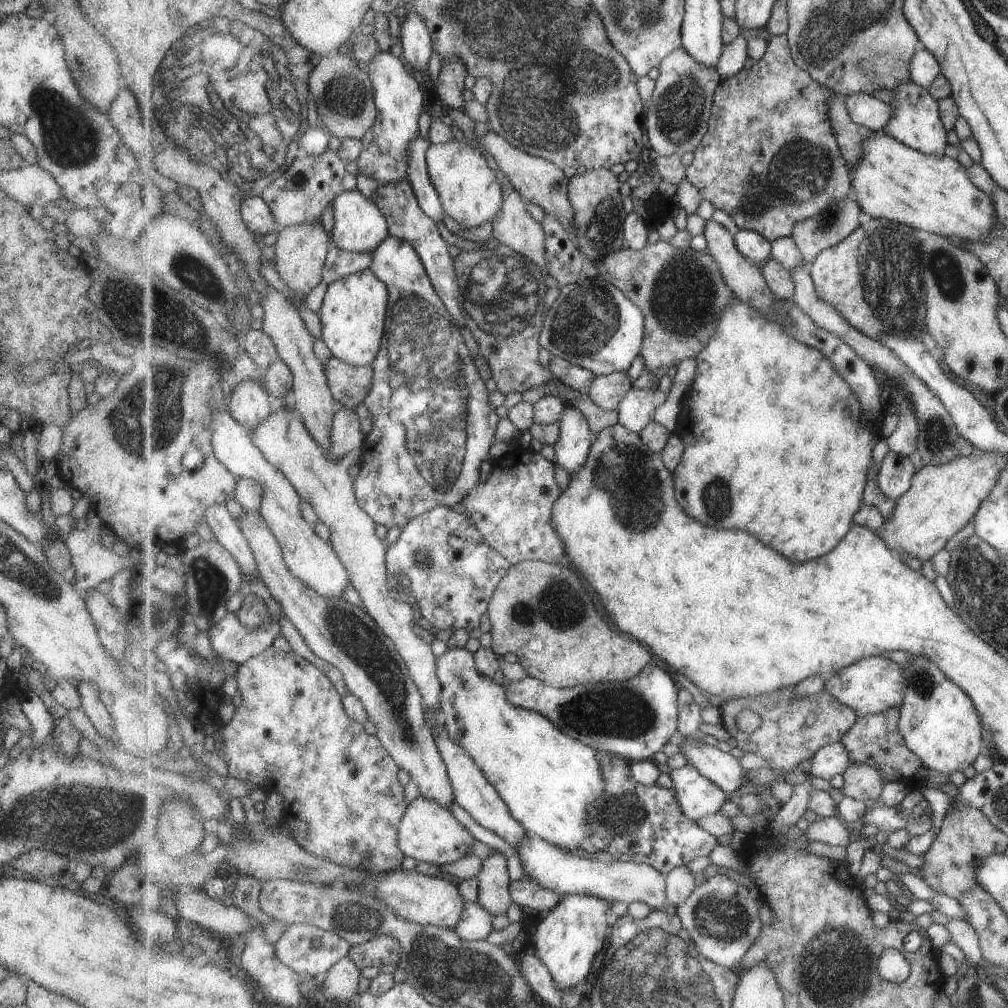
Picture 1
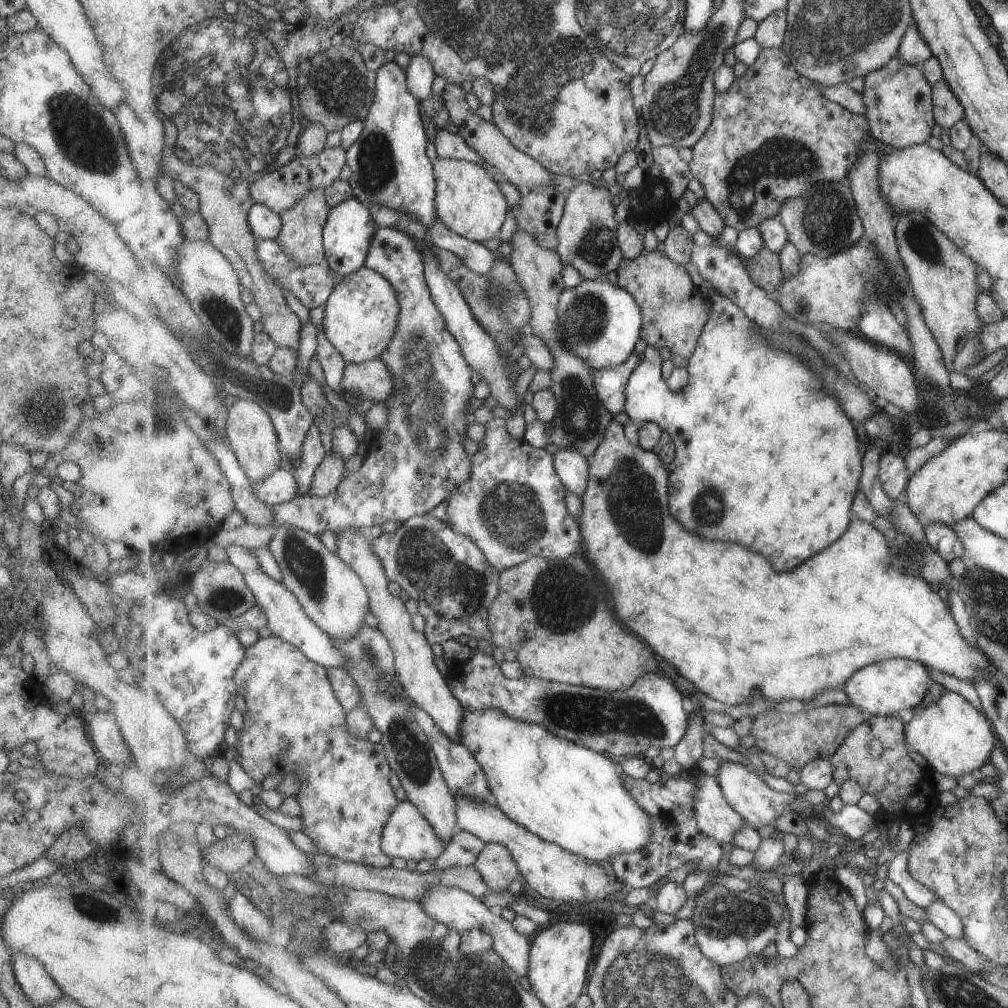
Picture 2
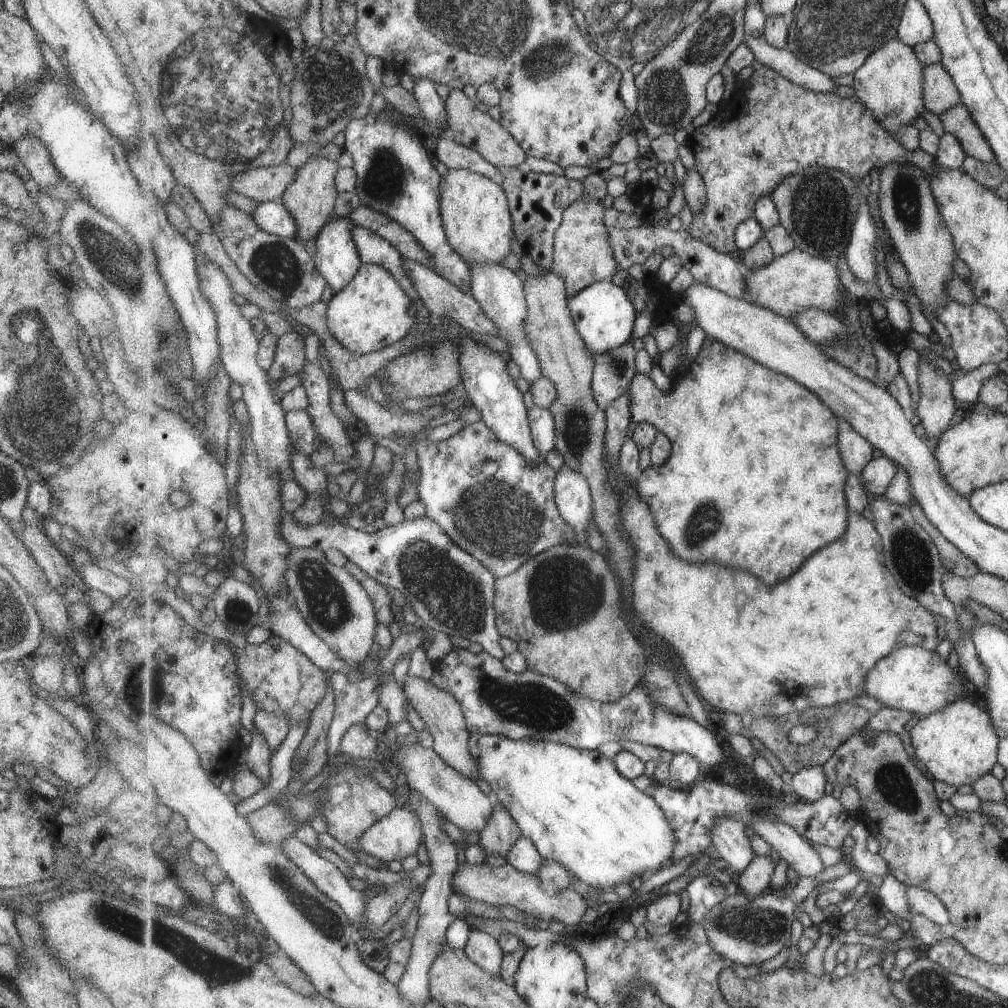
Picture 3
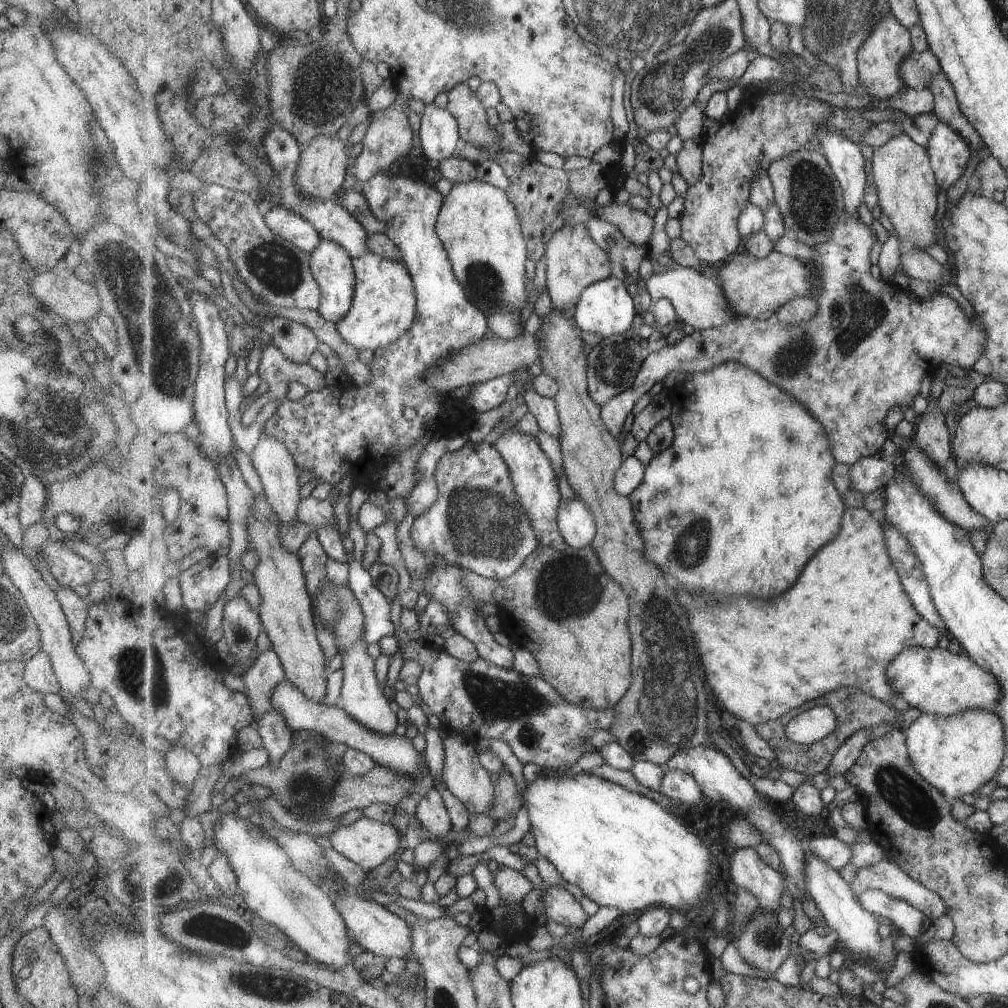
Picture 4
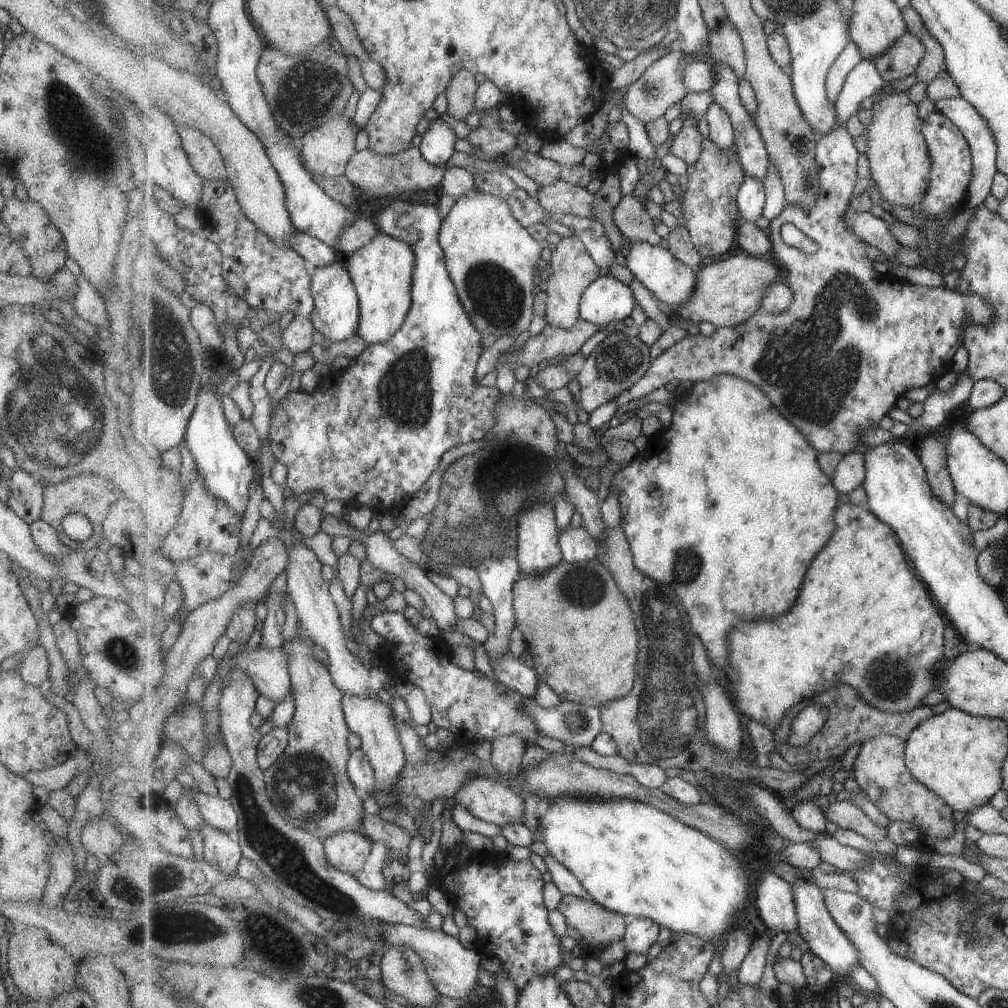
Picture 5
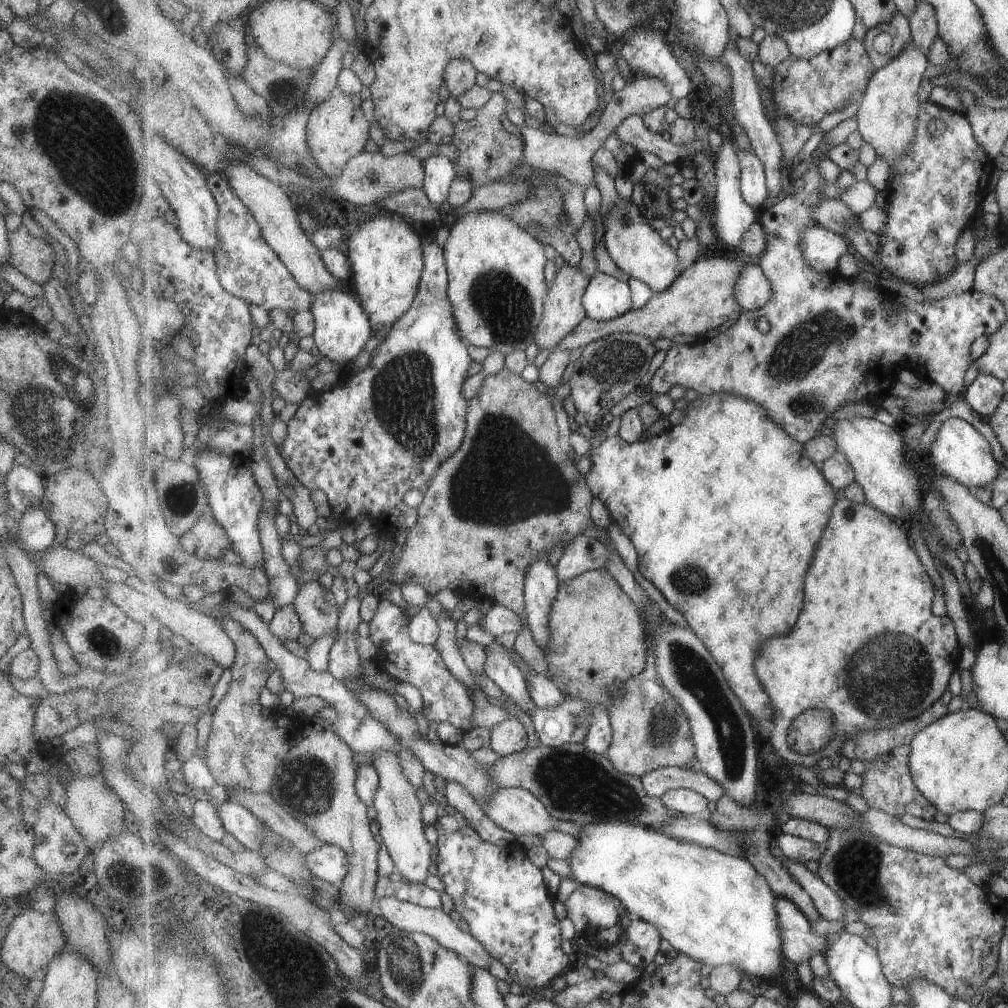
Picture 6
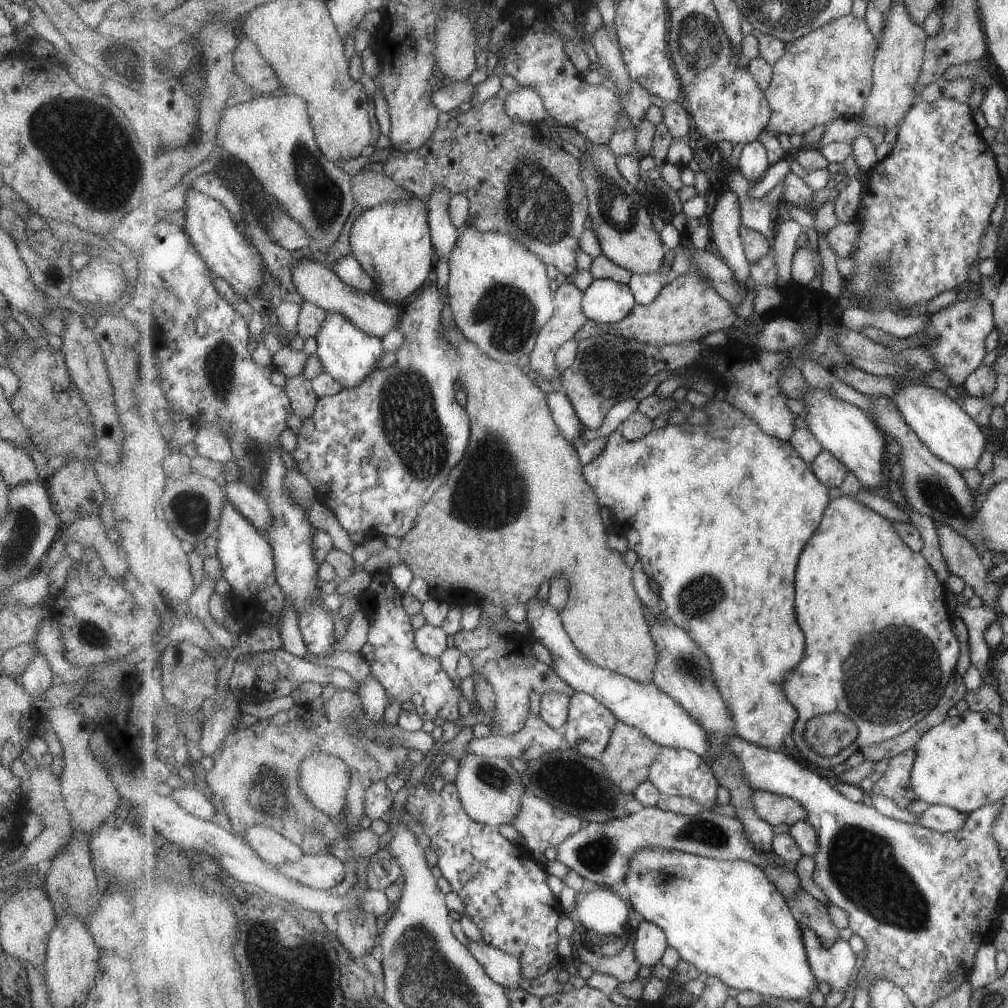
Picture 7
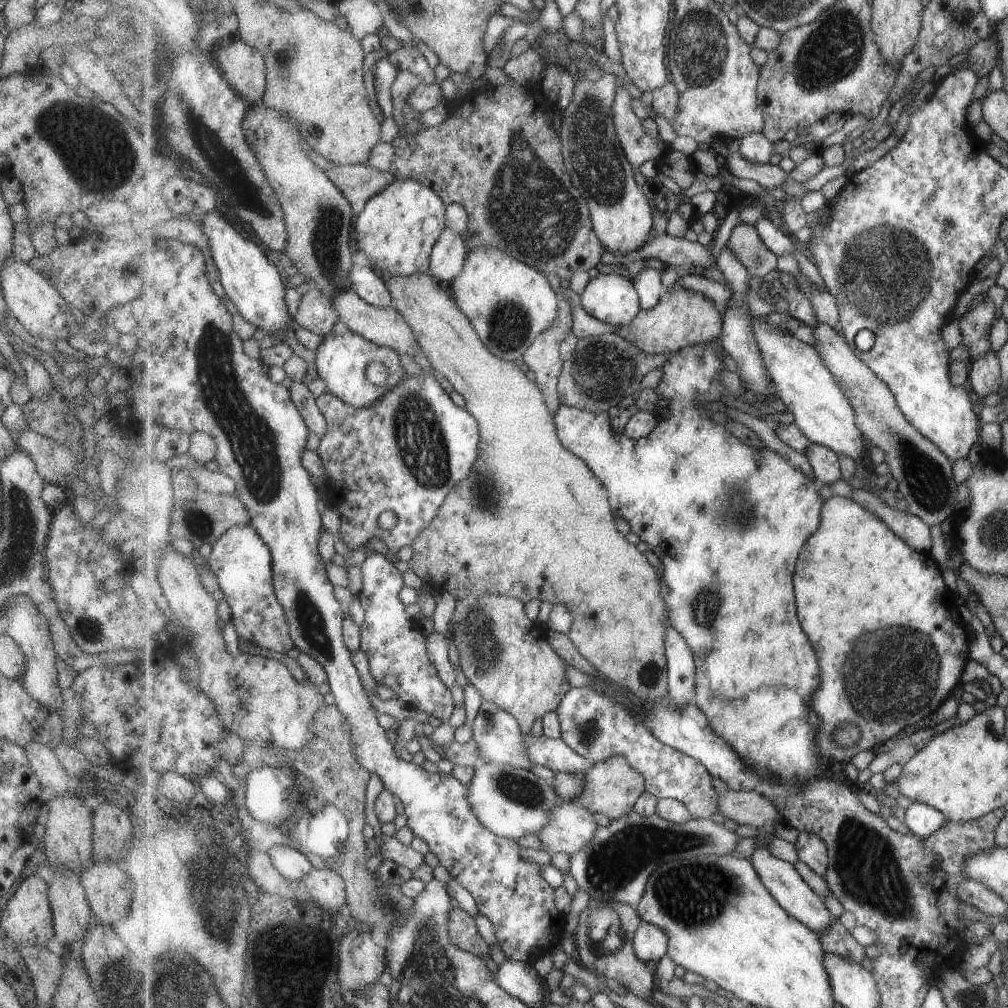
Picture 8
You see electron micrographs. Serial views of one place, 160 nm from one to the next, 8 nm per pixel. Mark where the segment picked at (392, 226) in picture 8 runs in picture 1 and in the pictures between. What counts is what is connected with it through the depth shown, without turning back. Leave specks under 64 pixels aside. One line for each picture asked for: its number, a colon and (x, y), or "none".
1: (354, 311)
2: (362, 313)
3: (374, 311)
4: (385, 305)
5: (383, 271)
6: (387, 258)
7: (393, 241)

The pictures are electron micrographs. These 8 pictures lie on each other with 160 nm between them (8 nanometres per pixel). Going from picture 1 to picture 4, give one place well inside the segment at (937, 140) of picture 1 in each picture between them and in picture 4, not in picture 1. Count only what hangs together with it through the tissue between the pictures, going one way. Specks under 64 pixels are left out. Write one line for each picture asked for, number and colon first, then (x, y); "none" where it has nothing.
2: (900, 99)
3: (891, 83)
4: (881, 57)

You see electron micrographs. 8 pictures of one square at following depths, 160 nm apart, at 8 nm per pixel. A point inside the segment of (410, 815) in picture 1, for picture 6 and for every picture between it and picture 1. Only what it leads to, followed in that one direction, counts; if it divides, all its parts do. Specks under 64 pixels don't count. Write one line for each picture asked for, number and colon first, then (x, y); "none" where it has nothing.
2: (409, 836)
3: (400, 834)
4: (369, 843)
5: (348, 851)
6: (329, 862)

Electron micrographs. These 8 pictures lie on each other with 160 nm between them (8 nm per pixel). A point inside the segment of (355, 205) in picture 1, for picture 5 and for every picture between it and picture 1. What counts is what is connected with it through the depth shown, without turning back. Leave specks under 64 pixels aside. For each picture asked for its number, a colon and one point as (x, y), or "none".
2: (350, 229)
3: (337, 258)
4: (333, 267)
5: (337, 312)

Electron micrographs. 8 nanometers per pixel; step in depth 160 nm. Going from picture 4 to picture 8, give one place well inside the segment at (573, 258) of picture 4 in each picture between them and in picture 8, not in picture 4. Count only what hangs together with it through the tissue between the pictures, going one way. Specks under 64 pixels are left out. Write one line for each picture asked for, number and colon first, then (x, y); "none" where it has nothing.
5: (572, 269)
6: (564, 310)
7: (569, 318)
8: (544, 359)

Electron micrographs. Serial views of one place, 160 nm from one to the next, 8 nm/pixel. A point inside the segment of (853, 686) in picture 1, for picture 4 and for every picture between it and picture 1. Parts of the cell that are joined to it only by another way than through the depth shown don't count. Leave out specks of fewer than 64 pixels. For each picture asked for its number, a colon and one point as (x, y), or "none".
2: (883, 688)
3: (914, 679)
4: (933, 680)

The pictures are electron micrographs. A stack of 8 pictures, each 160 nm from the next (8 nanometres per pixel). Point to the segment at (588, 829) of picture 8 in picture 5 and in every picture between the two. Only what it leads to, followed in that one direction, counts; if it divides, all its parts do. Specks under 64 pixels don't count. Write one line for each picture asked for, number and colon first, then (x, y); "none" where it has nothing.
5: (490, 800)
6: (517, 810)
7: (542, 825)

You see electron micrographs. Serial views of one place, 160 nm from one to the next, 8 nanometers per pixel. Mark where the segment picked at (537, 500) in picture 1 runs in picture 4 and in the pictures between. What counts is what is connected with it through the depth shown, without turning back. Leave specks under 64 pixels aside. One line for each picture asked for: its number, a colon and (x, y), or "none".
2: (513, 507)
3: (494, 503)
4: (478, 521)

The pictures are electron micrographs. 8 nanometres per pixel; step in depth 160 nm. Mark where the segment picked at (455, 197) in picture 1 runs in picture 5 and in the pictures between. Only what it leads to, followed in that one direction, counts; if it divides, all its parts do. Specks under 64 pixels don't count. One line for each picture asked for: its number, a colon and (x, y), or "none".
2: (468, 200)
3: (475, 211)
4: (479, 225)
5: (493, 259)

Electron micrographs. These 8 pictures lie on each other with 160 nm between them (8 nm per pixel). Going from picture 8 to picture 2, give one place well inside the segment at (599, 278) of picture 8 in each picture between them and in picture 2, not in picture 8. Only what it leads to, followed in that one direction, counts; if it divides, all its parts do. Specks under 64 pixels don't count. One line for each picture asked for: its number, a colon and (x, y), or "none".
2: (600, 322)
3: (604, 314)
4: (606, 308)
5: (607, 301)
6: (607, 297)
7: (605, 300)

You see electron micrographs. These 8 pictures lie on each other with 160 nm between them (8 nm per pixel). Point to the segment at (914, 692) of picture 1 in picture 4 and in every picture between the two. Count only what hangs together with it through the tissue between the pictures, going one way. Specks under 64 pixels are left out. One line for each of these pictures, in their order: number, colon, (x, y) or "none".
2: (955, 739)
3: (957, 745)
4: (957, 754)

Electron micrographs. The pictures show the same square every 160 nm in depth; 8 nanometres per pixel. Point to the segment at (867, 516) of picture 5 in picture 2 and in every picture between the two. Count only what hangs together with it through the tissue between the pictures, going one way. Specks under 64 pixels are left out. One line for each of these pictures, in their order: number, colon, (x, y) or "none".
2: (737, 629)
3: (754, 650)
4: (841, 626)

